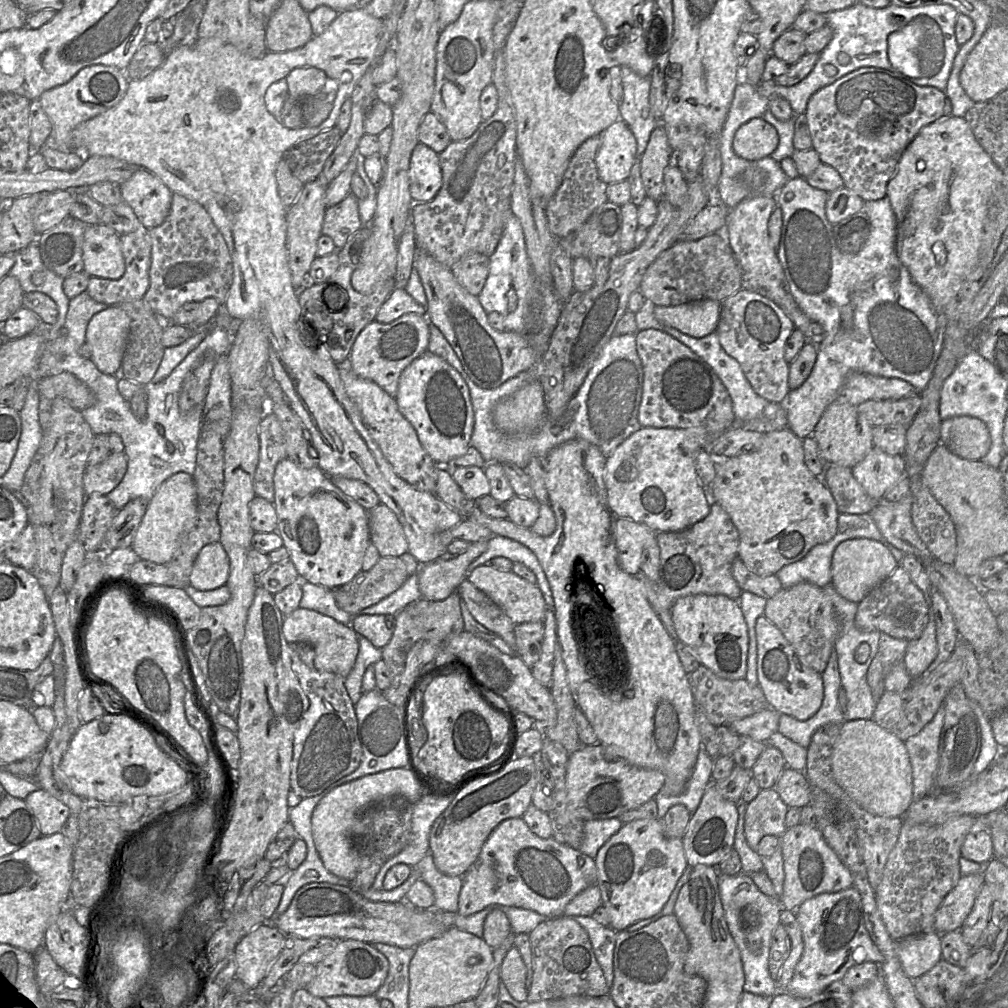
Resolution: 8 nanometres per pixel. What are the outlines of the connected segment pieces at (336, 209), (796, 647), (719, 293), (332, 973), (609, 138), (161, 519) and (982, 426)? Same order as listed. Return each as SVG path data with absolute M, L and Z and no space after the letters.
M349 193L343 201L326 209L322 235L329 236L337 250L361 227L358 199L353 193Z
M808 582L783 588L767 599L764 616L782 632L804 666L820 674L824 672L841 631L834 605L824 588Z
M709 234L699 240L677 241L647 268L639 291L659 306L676 306L704 299L722 302L743 288L742 270L725 234Z
M340 940L336 948L316 965L314 979L305 987L313 996L319 998L333 996L371 996L384 983L389 962L373 945L358 940Z
M618 119L599 135L601 143L595 157L599 178L607 185L627 180L636 157L633 133Z
M178 472L160 484L148 503L131 548L140 559L166 565L177 553L183 538L197 519L197 491L193 475Z
M954 416L942 420L940 441L953 454L968 460L983 459L991 447L986 424L971 416Z

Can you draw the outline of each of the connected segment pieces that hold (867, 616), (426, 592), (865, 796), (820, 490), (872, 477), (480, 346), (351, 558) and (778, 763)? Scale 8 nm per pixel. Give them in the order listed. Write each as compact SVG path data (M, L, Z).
M898 566L858 603L854 623L861 632L879 631L894 638L911 641L922 635L928 623L928 611L929 596L913 583L902 566Z
M487 541L470 543L468 549L461 555L452 559L436 559L430 563L421 565L418 573L418 588L422 599L428 601L443 601L455 593L464 579L467 579L469 565L482 555L487 549Z
M873 719L845 720L831 757L837 783L867 812L882 817L903 817L913 801L912 768L904 741L880 727Z
M788 426L766 432L760 448L754 452L725 459L714 458L716 474L706 490L711 501L719 504L730 516L739 536L737 558L754 574L775 575L783 566L799 561L812 547L828 542L835 535L836 502L825 483L807 469L802 439Z
M873 448L852 468L852 474L868 496L880 501L885 493L906 475L902 455L889 455Z
M416 246L416 268L426 295L426 318L436 326L451 345L465 373L480 388L499 387L510 378L534 367L539 354L526 338L512 331L495 331L487 321L478 296L468 293L455 279L450 268Z
M289 457L279 461L274 473L273 505L278 519L277 532L302 582L334 590L350 582L362 571L364 555L370 544L368 512L338 489L320 468L301 468Z
M766 744L751 772L761 790L772 789L785 767L781 751Z

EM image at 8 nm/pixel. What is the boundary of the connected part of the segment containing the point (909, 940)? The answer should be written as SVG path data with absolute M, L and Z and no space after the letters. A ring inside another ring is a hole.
M920 933L895 941L900 964L908 977L917 979L942 958L941 934Z

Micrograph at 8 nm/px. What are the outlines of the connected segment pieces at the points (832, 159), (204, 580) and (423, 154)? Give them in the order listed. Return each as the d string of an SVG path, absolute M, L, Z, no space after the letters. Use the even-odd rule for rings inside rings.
M862 67L815 92L808 101L805 114L811 135L812 148L818 153L821 163L833 167L841 176L844 186L853 191L864 201L874 201L887 197L888 182L895 174L903 152L919 131L924 126L951 115L951 102L944 91L932 86L919 86L899 72L876 67Z
M207 544L194 561L189 585L200 591L217 589L226 584L229 571L229 558L222 544Z
M425 144L414 148L409 167L409 190L414 203L434 199L442 186L439 154Z

